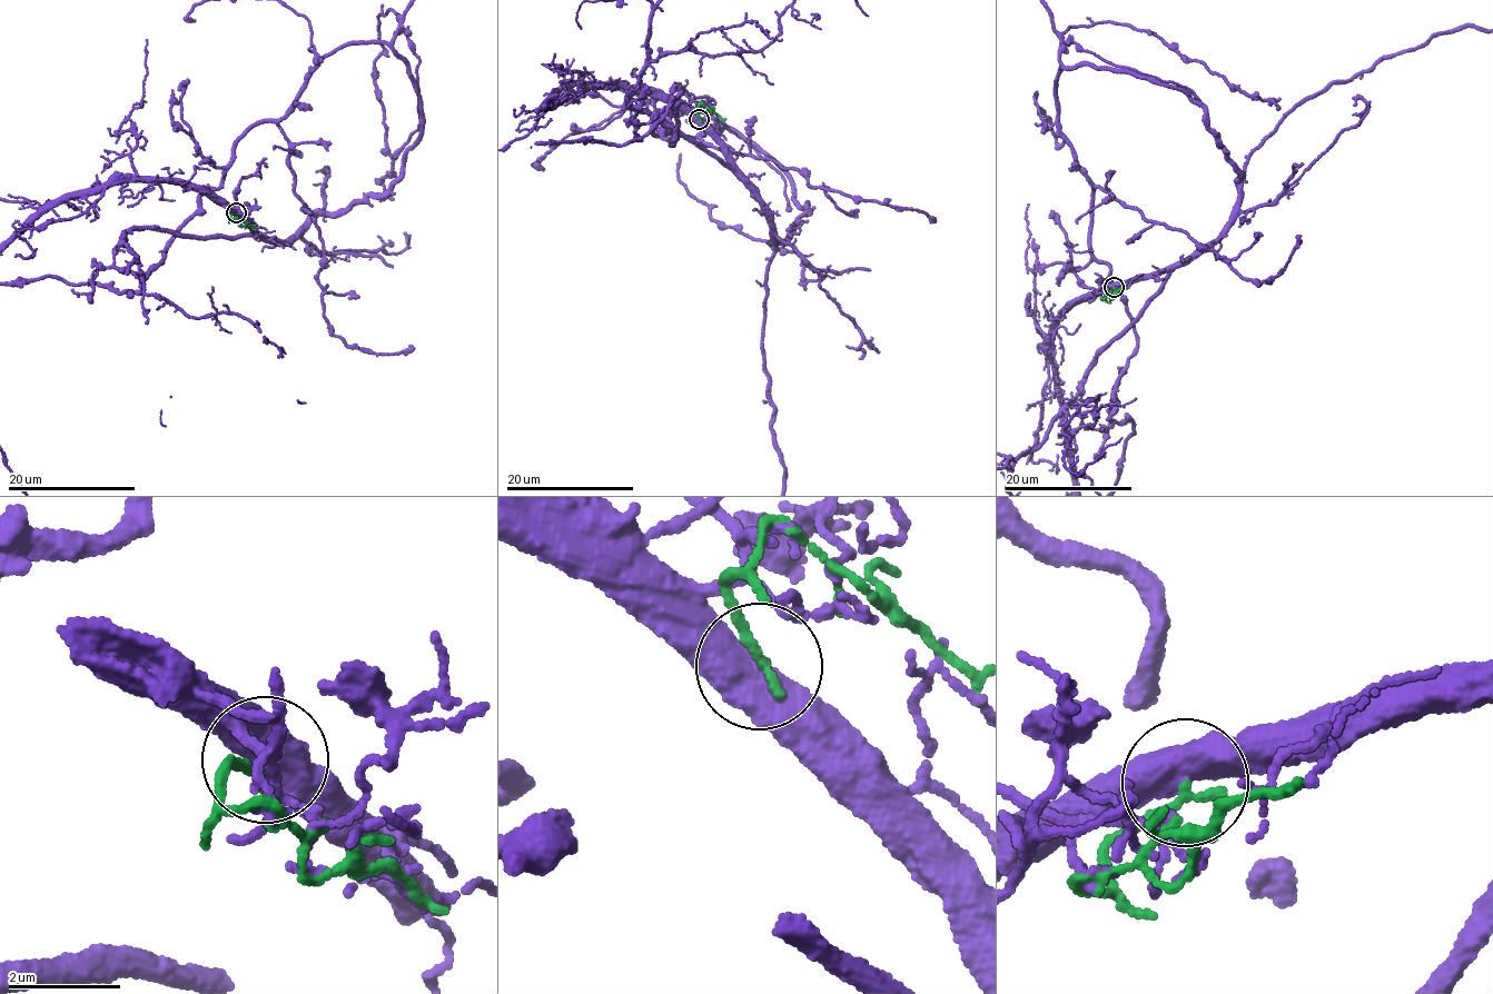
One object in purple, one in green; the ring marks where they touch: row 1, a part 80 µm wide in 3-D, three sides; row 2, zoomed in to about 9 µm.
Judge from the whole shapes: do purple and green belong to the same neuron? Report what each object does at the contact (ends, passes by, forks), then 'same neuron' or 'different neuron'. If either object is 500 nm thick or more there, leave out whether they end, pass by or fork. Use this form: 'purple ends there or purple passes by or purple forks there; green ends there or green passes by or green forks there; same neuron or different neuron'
different neuron

